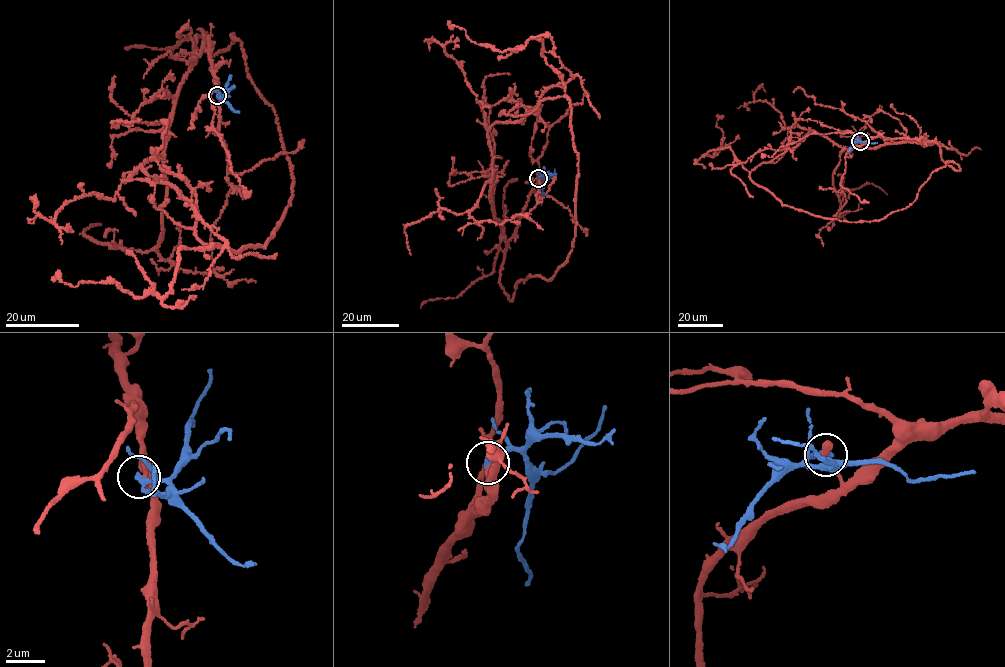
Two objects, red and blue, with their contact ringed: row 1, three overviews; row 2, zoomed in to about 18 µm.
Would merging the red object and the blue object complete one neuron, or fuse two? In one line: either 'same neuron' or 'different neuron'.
different neuron

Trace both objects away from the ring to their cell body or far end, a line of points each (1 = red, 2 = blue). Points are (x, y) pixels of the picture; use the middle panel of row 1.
1: (538, 178), (508, 242), (491, 198), (488, 130), (564, 94), (542, 40), (498, 51), (447, 20)
2: (537, 178), (543, 178), (543, 196)

